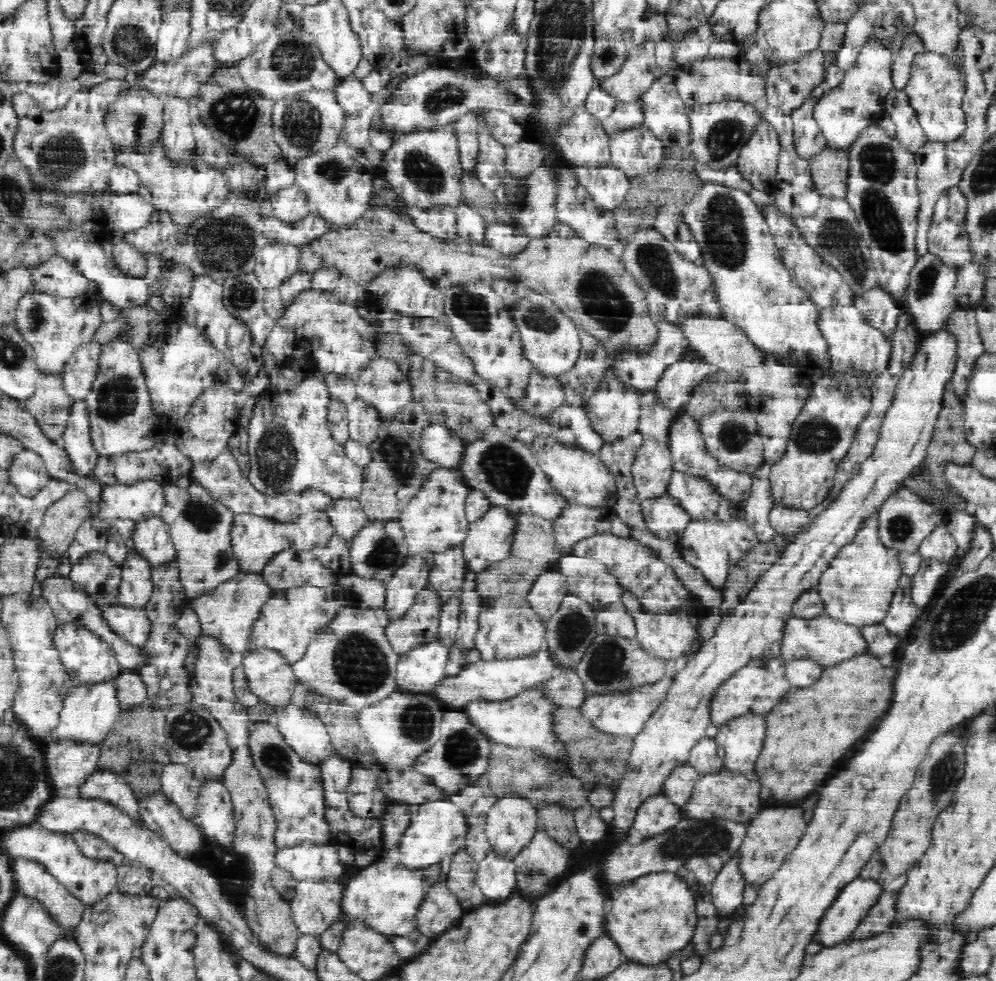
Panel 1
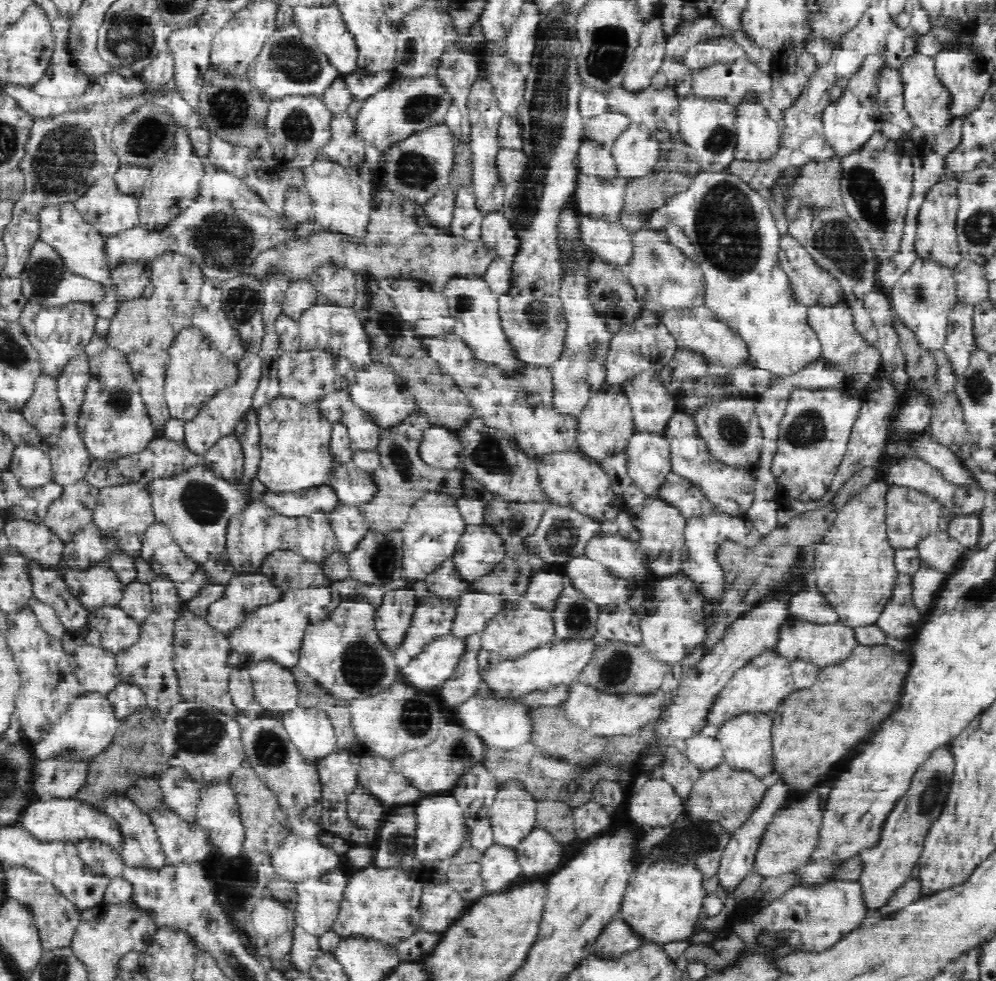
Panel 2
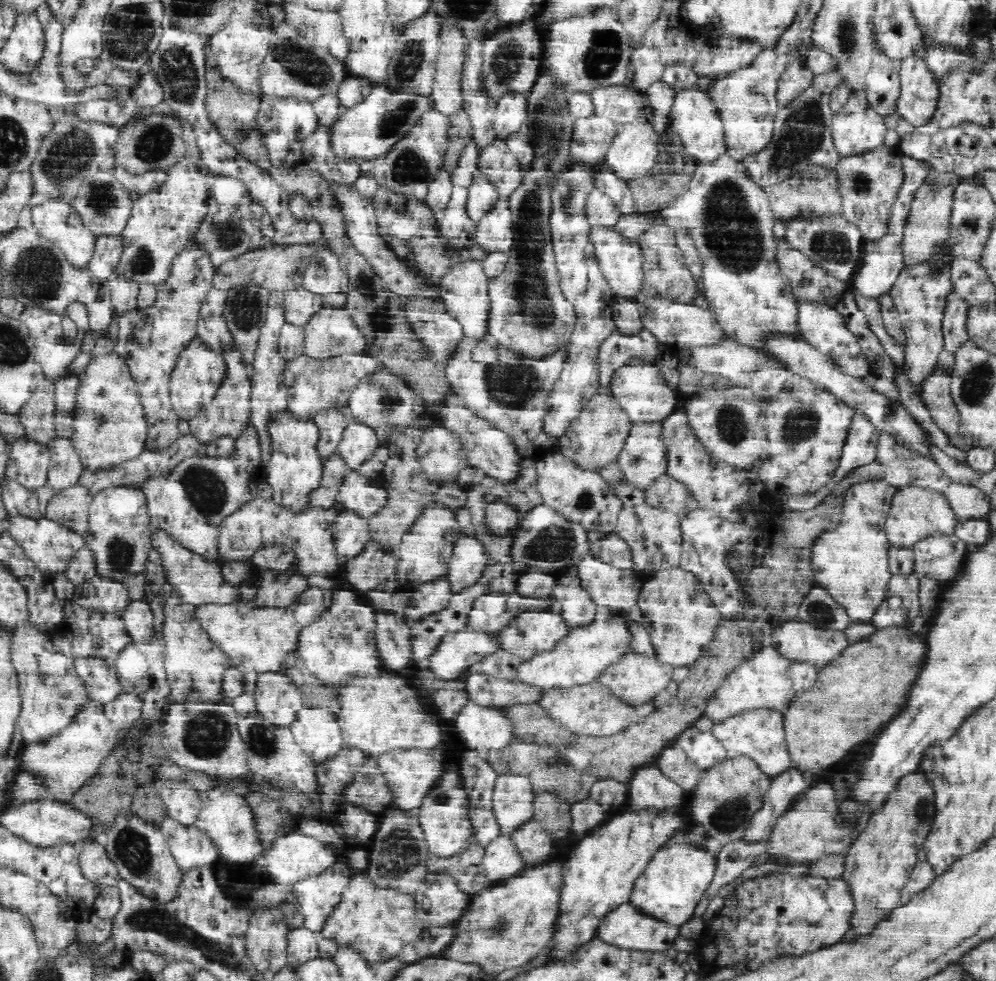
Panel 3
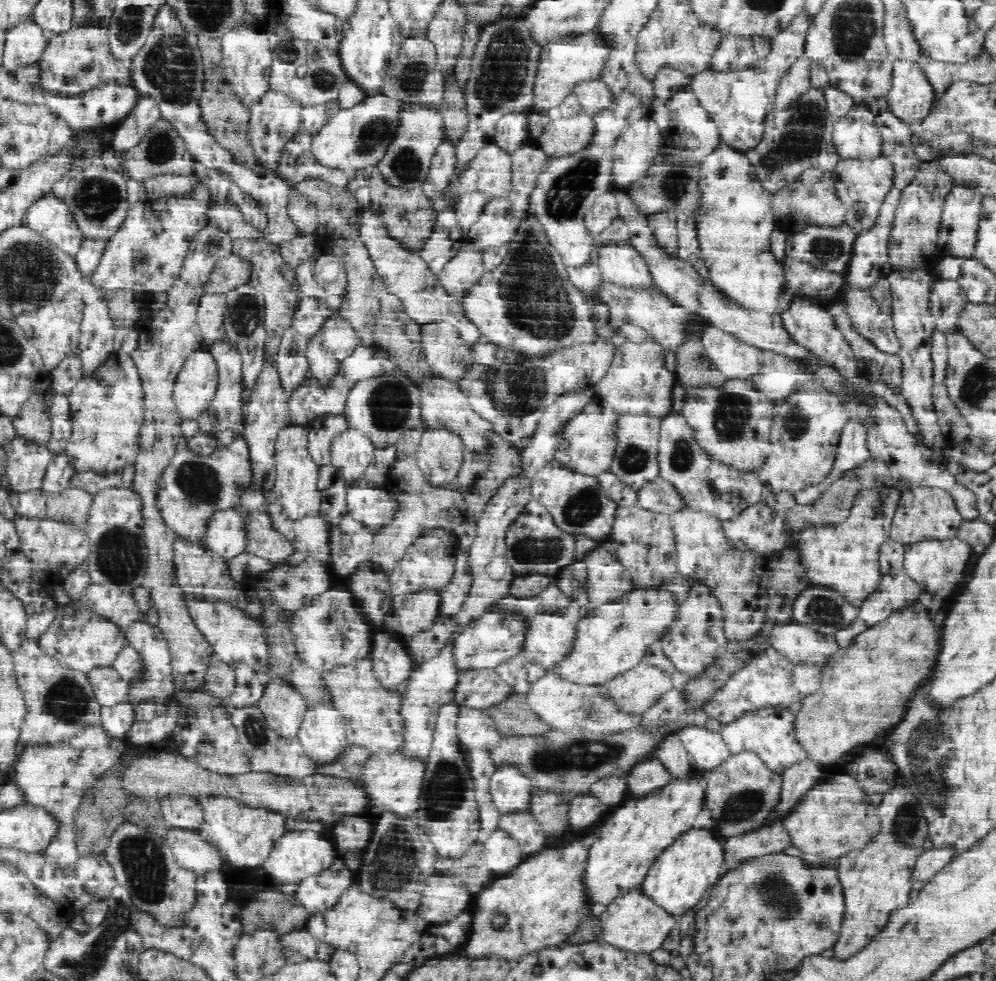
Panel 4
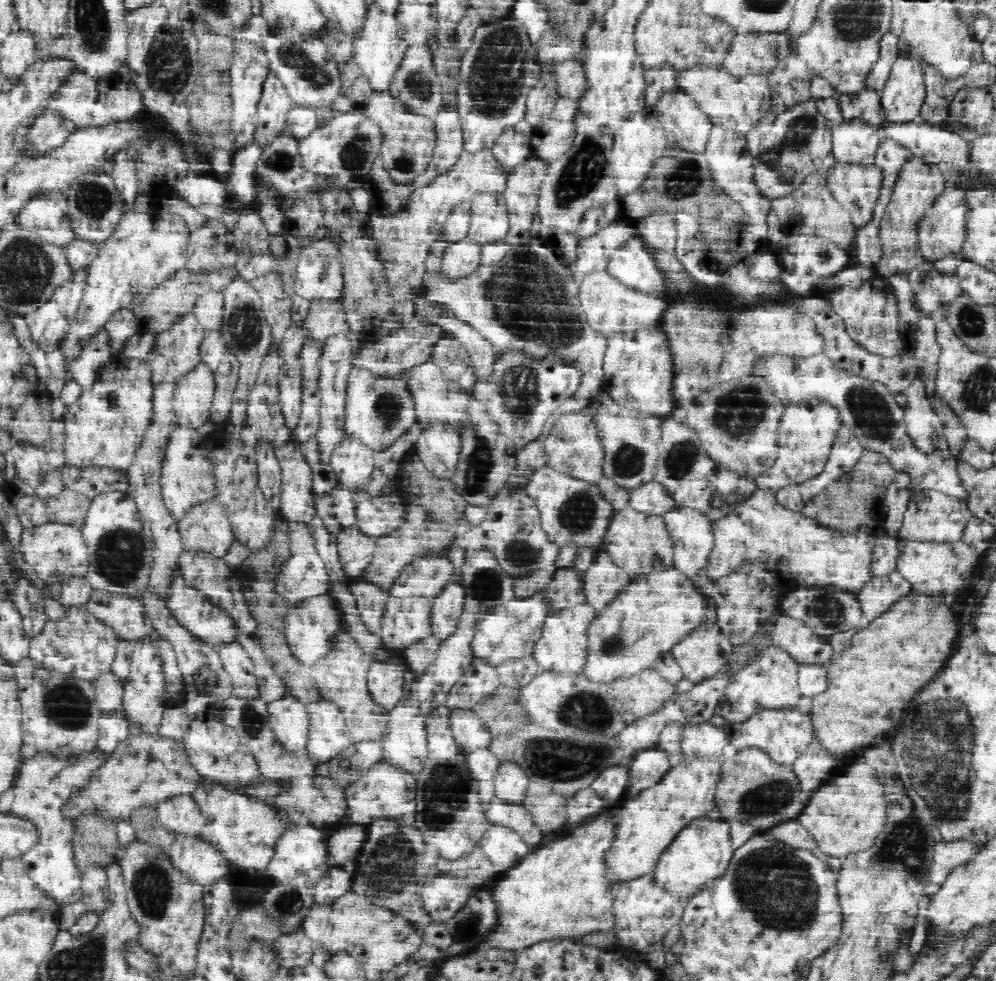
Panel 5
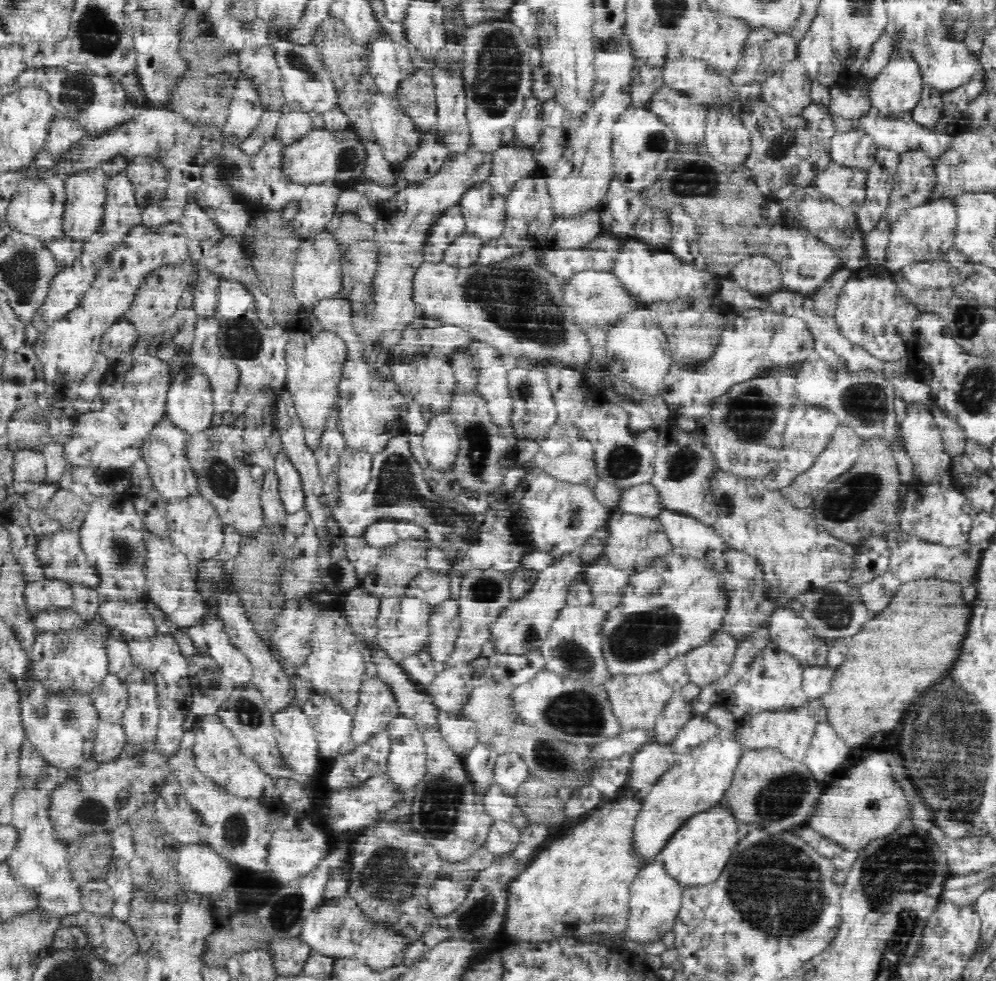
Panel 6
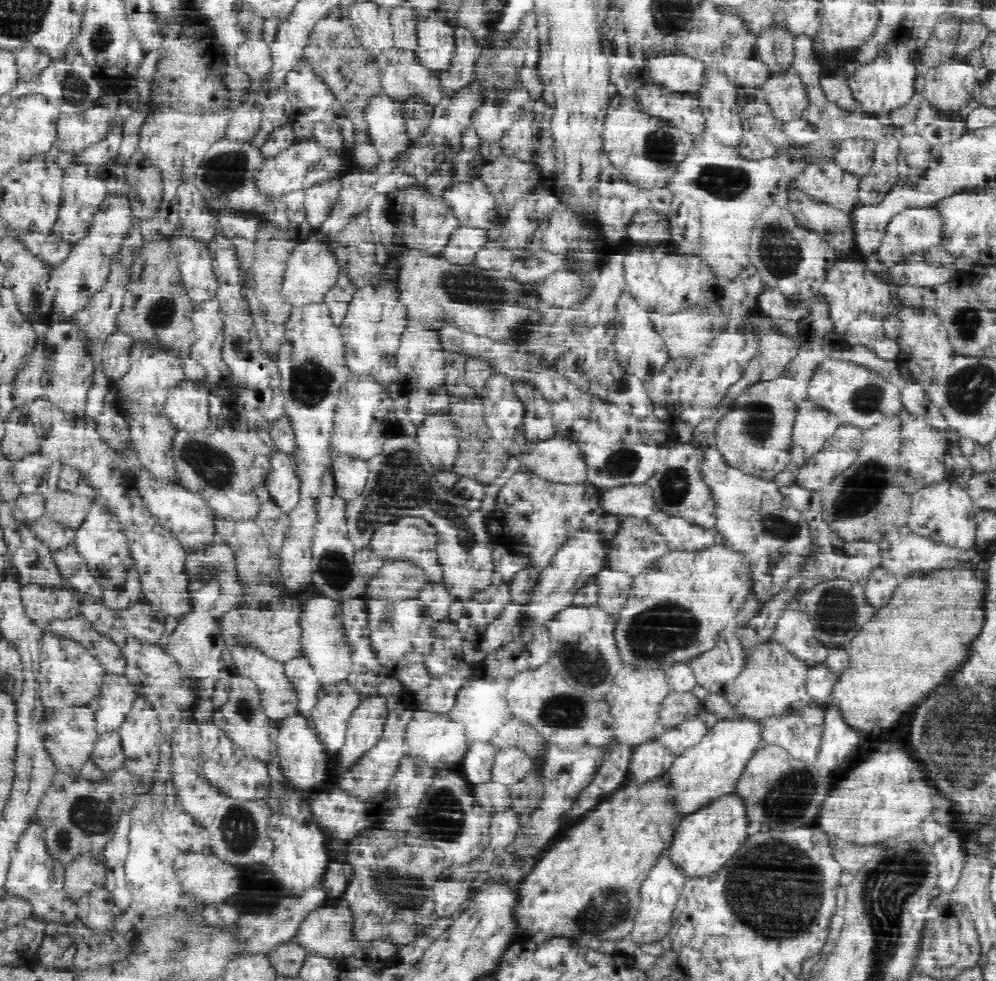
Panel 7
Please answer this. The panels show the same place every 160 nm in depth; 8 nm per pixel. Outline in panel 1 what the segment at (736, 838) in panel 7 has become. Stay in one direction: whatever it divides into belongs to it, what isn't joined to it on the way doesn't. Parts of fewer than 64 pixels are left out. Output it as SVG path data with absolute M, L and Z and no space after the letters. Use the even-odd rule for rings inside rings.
M670 871L645 874L612 888L604 930L620 945L620 950L625 958L640 963L650 963L650 965L666 962L670 956L678 954L678 951L692 940L700 919L696 912L697 899L698 897L695 896L694 891L690 889L690 885L686 883L686 879L682 875Z

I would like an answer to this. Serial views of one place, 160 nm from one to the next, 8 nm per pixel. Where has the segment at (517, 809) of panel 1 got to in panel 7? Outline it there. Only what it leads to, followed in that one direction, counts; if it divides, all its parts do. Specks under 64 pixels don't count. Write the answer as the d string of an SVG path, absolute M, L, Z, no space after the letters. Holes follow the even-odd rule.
M512 746L508 750L500 750L493 764L492 788L497 790L507 788L522 781L524 776L533 770L535 770L533 760L520 748Z

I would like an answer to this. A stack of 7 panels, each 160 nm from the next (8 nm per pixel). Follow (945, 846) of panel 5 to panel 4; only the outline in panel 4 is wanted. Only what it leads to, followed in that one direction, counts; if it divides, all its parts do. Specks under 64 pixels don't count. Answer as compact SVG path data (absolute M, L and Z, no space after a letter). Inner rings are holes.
M930 848L916 862L912 874L914 892L922 890L937 872L940 872L956 855L954 848Z

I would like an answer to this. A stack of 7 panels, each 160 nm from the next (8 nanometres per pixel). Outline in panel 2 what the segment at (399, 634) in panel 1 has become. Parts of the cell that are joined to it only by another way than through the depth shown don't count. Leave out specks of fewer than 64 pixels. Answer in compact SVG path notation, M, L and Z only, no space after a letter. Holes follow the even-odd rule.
M436 596L422 599L415 608L412 624L404 638L404 650L415 657L426 648L426 644L452 633L456 608L456 601L445 601Z

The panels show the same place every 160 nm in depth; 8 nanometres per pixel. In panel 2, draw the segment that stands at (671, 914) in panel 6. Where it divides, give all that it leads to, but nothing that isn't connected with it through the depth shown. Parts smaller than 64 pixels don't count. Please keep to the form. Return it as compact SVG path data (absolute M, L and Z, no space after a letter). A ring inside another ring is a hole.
M616 916L601 930L594 941L593 948L598 955L617 957L622 953L631 953L646 945L646 939L621 916Z

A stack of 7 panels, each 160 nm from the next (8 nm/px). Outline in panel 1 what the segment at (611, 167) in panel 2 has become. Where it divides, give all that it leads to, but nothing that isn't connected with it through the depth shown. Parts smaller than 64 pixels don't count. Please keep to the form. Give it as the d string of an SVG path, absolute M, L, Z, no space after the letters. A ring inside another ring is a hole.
M584 109L578 112L574 118L570 118L554 141L560 145L560 151L567 160L569 166L586 168L604 168L611 162L609 136L603 129L600 120L588 114Z

